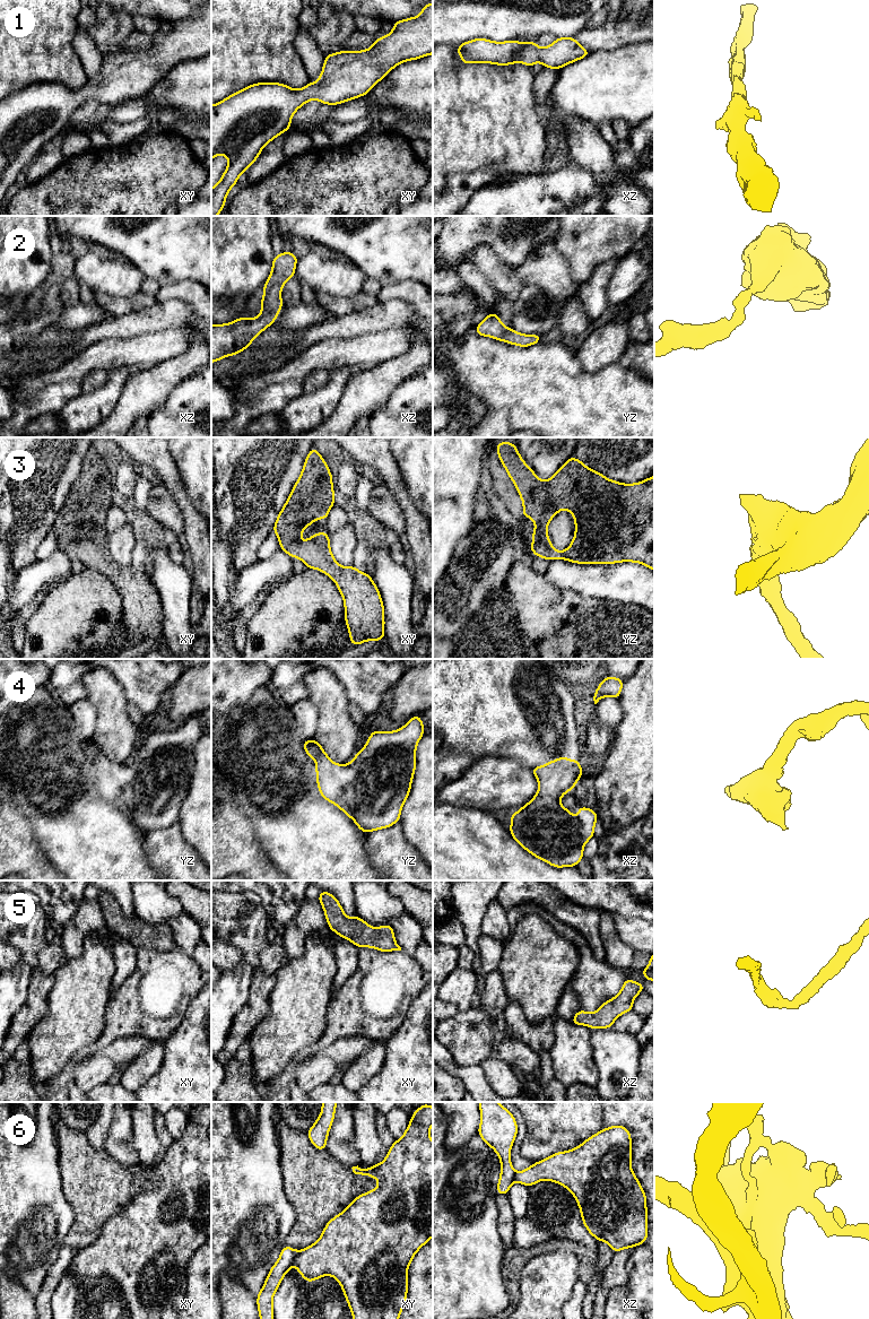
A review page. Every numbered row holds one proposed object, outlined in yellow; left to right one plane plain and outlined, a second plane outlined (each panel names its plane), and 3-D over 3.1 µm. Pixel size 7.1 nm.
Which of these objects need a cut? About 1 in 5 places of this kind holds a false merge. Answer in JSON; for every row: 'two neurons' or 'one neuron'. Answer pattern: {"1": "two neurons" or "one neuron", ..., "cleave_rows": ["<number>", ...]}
{"1": "one neuron", "2": "one neuron", "3": "one neuron", "4": "one neuron", "5": "one neuron", "6": "two neurons", "cleave_rows": ["6"]}

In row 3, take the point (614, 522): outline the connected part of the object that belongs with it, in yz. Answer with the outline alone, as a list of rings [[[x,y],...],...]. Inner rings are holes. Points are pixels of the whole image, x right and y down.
[[[503,441],[495,446],[522,500],[523,518],[535,521],[536,530],[530,537],[537,543],[528,545],[536,556],[588,565],[634,562],[654,571],[654,475],[636,484],[623,484],[590,469],[573,455],[545,481],[528,467],[514,443]],[[560,510],[568,510],[575,522],[574,538],[563,552],[553,547],[547,533],[548,523]]]

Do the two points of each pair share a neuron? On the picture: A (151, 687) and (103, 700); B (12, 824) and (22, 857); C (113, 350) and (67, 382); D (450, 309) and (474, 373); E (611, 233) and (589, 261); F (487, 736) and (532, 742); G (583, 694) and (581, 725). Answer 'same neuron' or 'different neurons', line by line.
A: different neurons
B: same neuron
C: same neuron
D: different neurons
E: same neuron
F: same neuron
G: same neuron

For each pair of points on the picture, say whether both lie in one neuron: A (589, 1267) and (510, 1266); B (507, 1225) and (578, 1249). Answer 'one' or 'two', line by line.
A: one
B: two

